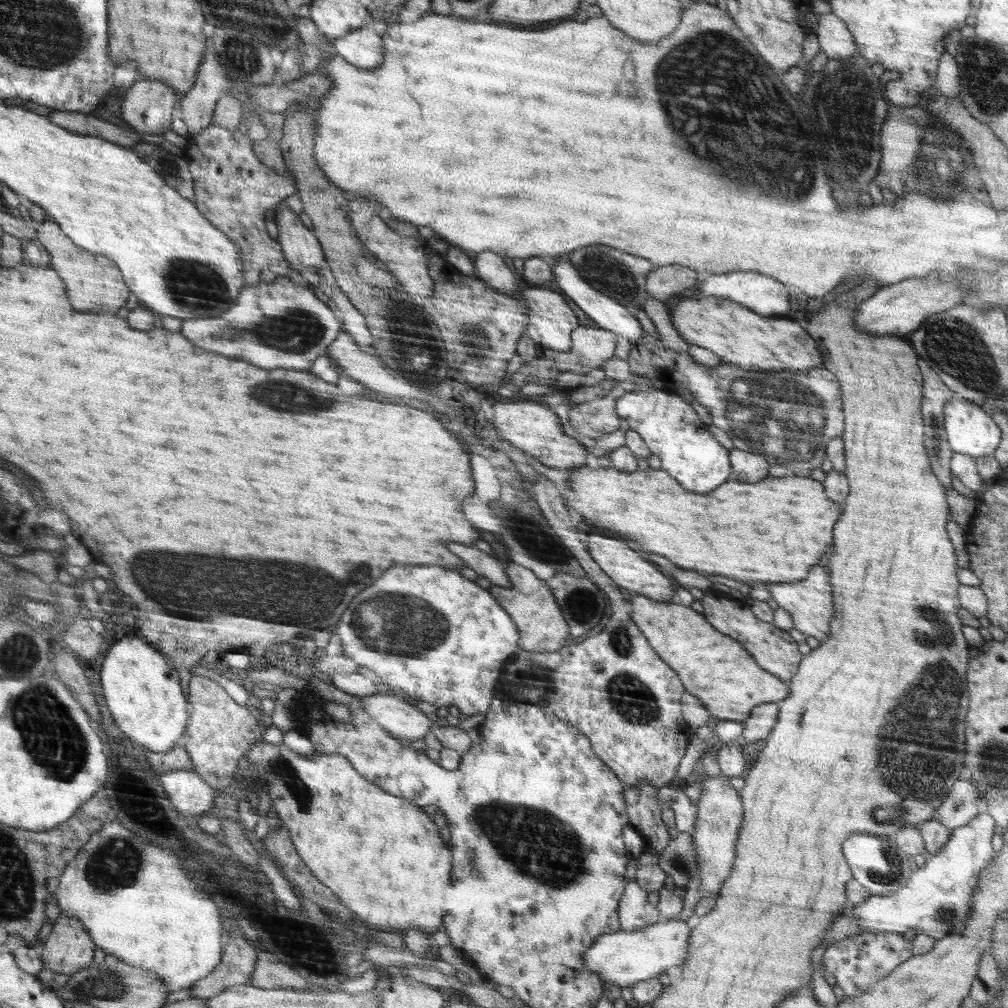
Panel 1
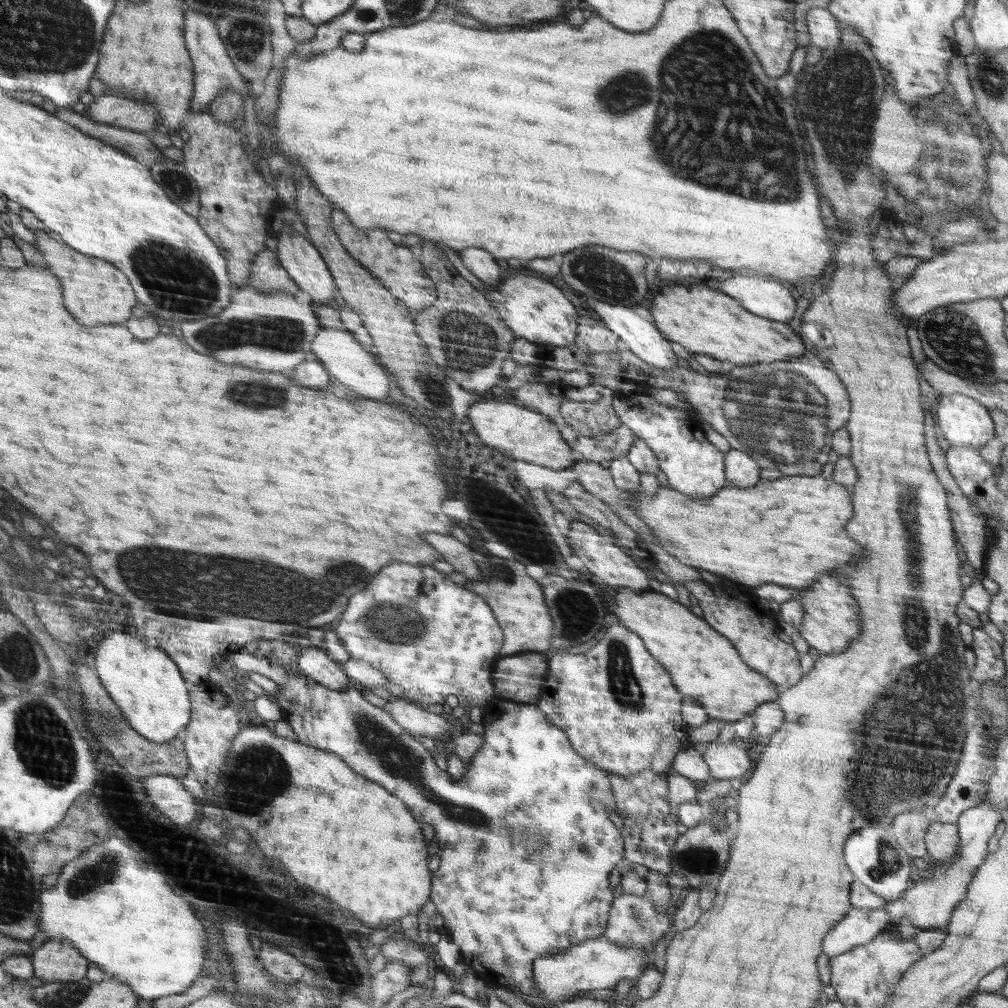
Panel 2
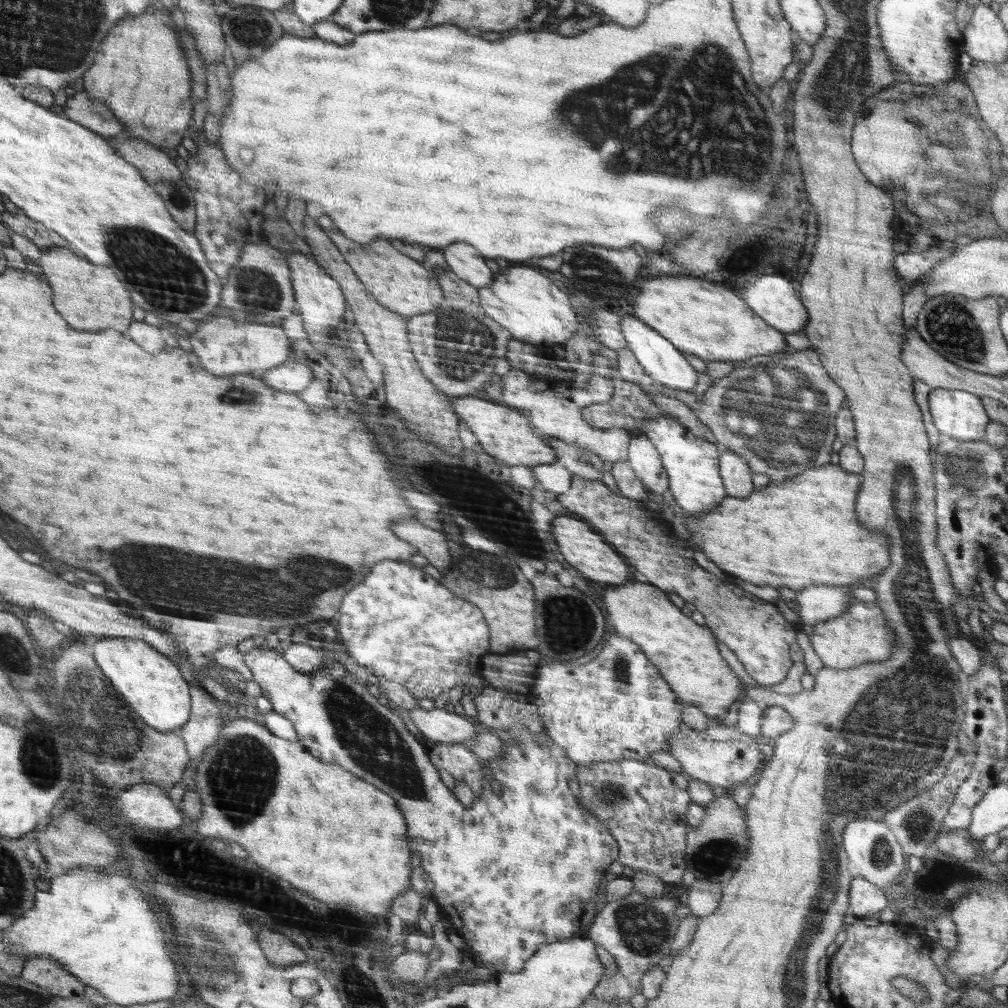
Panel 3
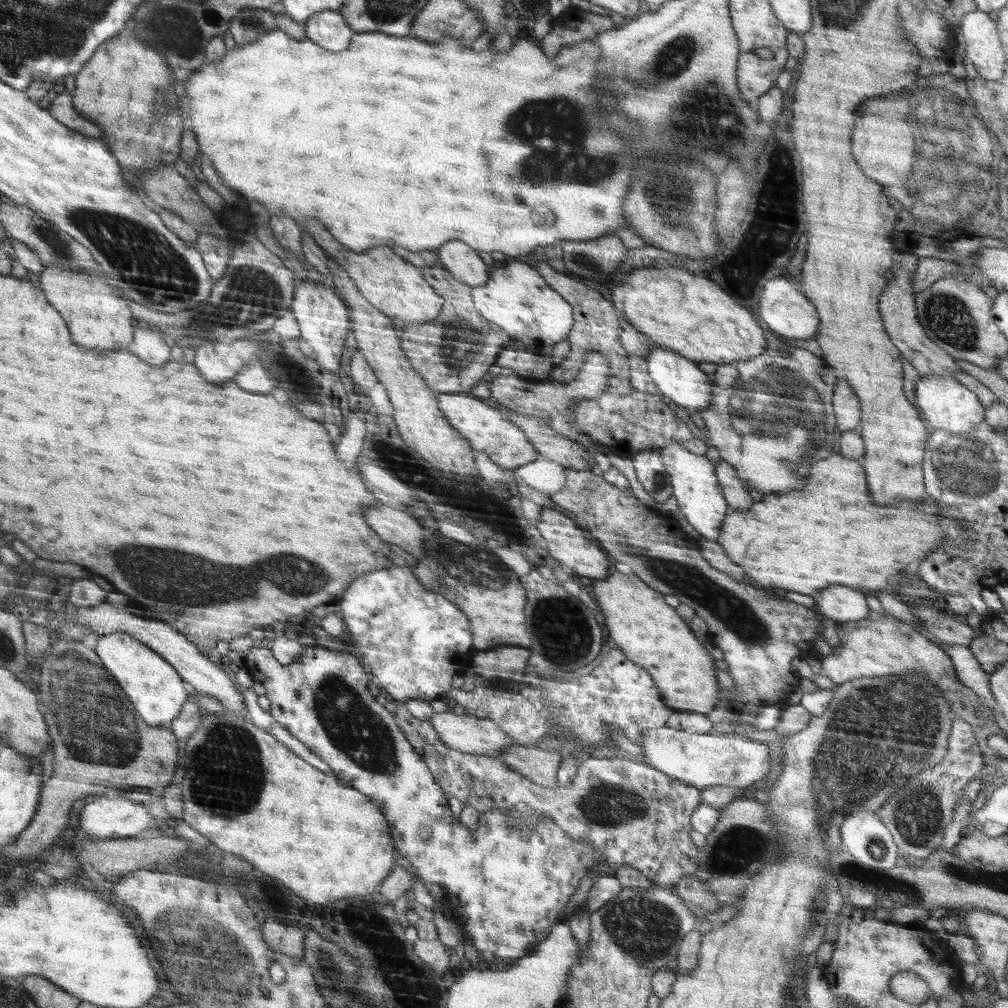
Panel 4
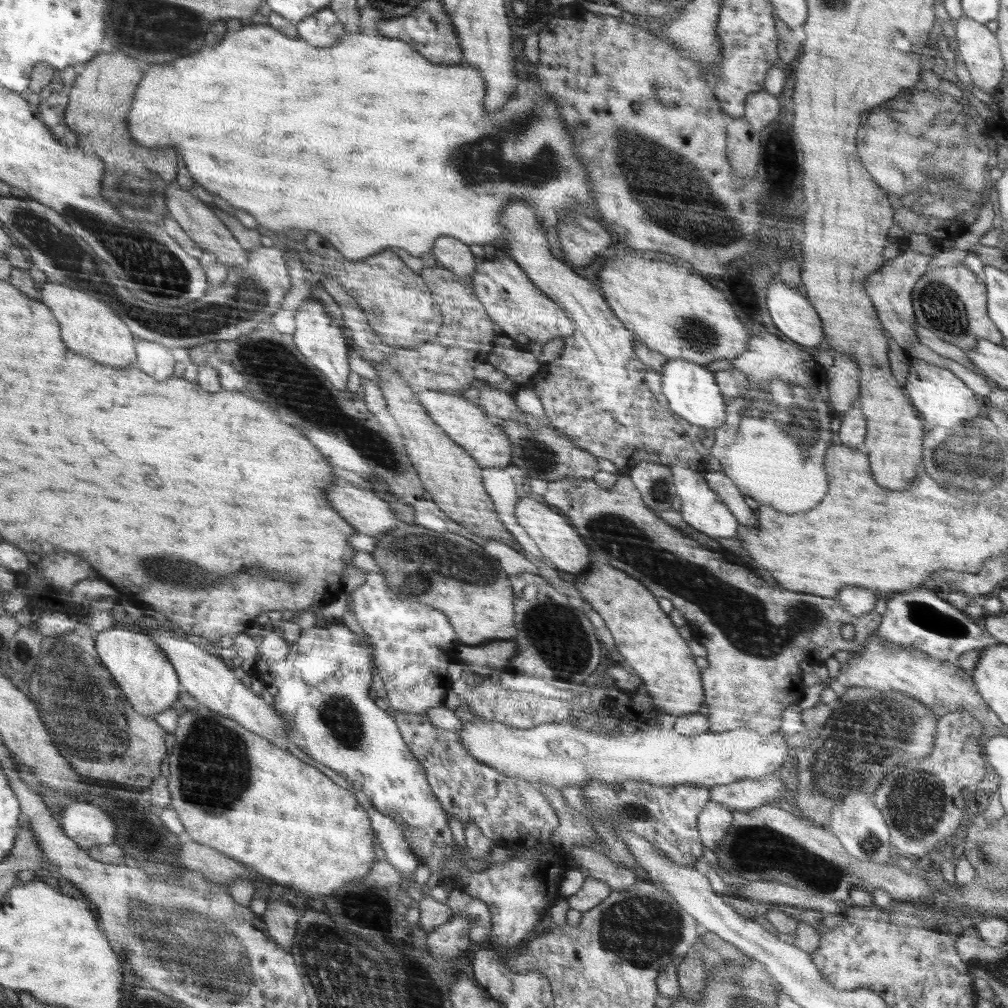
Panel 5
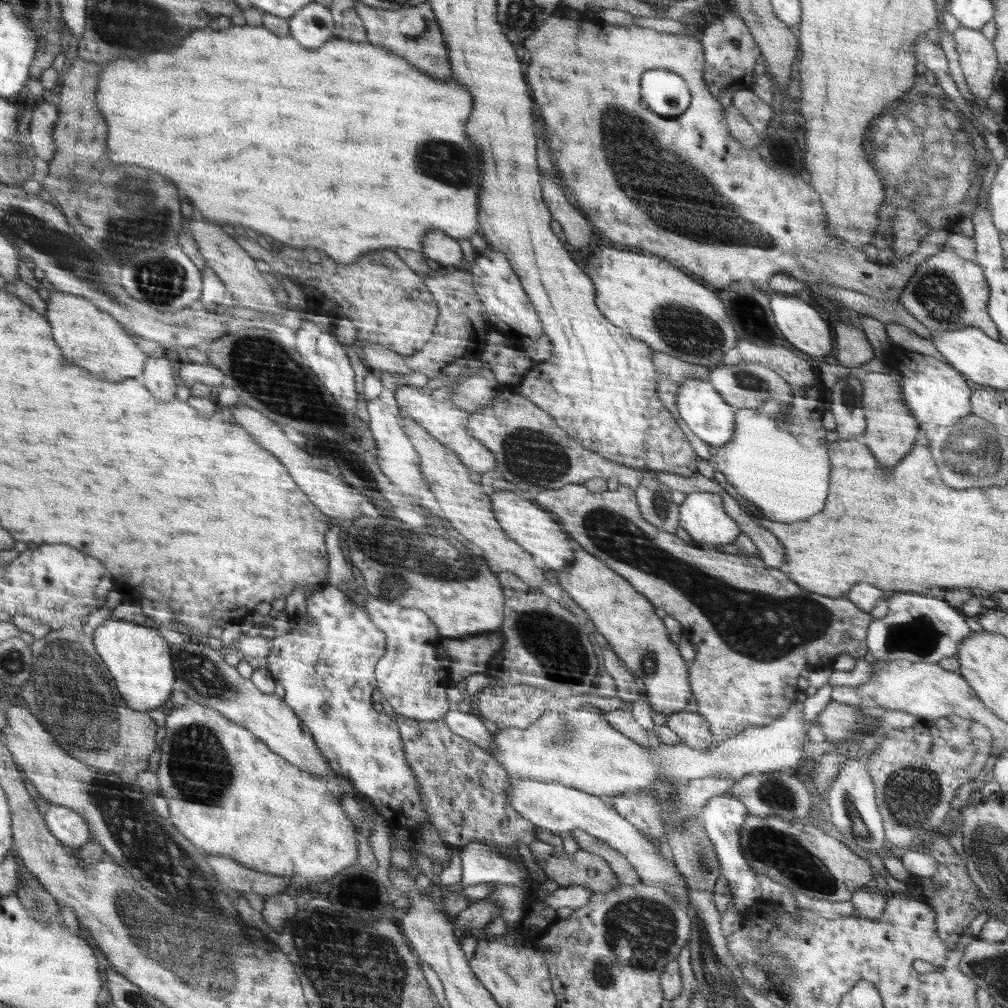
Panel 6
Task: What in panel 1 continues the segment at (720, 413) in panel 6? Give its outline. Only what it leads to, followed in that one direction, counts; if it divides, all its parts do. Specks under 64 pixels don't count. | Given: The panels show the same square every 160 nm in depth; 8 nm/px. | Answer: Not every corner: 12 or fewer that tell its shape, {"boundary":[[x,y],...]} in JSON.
{"boundary":[[566,258],[558,286],[596,325],[640,343],[644,330],[617,299],[586,282]]}

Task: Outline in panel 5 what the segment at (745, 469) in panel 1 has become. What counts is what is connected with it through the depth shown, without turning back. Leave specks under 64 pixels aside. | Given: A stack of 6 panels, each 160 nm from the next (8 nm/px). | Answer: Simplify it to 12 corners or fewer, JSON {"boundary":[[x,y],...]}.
{"boundary":[[719,472],[705,474],[706,484],[721,497],[738,522],[757,528],[755,505]]}

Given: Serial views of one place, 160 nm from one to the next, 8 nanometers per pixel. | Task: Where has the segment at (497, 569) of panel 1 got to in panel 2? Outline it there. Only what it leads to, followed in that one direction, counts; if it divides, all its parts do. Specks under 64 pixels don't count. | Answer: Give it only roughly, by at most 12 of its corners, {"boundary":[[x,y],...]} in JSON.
{"boundary":[[422,534],[430,546],[473,581],[490,579],[480,574],[470,548],[452,536]]}

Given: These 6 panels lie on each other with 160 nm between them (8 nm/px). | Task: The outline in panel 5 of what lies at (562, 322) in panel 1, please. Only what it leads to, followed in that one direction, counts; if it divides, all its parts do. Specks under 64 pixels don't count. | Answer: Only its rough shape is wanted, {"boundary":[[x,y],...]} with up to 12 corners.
{"boundary":[[514,259],[482,260],[475,290],[511,339],[546,344],[572,321]]}

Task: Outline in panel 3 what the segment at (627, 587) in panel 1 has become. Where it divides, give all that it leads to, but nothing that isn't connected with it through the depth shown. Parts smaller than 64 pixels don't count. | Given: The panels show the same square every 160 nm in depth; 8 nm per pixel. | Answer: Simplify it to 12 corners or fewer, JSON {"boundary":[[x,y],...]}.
{"boundary":[[558,515],[551,538],[587,580],[619,585],[630,578],[600,533]]}

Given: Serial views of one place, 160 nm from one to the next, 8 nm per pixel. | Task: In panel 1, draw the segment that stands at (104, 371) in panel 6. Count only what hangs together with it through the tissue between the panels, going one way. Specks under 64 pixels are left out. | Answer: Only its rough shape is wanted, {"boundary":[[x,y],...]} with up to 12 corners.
{"boundary":[[49,215],[36,237],[74,310],[116,312],[130,290],[110,258],[76,246]]}

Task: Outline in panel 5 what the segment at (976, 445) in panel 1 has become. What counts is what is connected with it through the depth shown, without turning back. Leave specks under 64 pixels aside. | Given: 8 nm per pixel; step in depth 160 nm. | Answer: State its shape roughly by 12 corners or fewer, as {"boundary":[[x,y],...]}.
{"boundary":[[912,360],[904,392],[929,432],[983,414],[950,370]]}

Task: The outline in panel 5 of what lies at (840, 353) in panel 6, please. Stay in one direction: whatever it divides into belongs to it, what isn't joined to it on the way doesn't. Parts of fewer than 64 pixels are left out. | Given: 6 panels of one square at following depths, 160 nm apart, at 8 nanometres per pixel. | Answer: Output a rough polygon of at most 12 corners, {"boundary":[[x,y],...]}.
{"boundary":[[835,354],[827,391],[841,417],[858,401],[860,368]]}

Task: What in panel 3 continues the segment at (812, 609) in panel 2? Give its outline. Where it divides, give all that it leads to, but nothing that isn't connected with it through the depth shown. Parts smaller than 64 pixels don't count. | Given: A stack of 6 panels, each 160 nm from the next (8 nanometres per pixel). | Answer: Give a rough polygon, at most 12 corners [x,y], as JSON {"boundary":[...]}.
{"boundary":[[853,597],[810,639],[823,666],[890,658],[895,634],[874,603]]}

